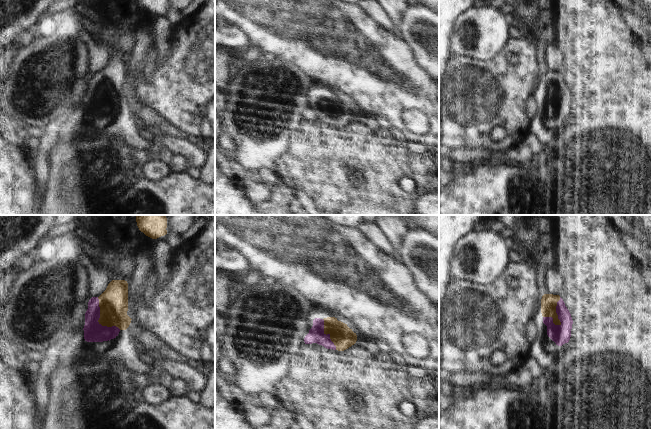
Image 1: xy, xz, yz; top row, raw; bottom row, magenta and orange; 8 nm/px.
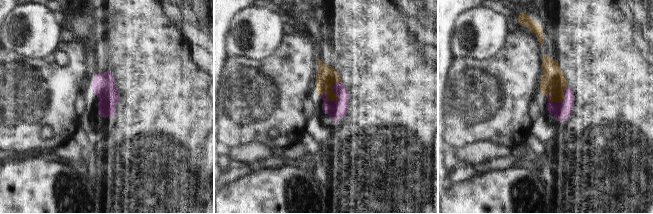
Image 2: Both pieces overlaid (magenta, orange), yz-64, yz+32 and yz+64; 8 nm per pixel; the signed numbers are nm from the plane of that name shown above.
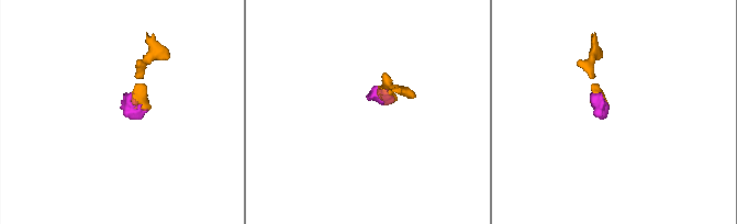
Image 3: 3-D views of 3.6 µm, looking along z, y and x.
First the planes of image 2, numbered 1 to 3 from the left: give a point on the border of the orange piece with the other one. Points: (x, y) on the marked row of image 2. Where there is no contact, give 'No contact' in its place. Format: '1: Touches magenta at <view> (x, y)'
1: No contact
2: Touches magenta at yz+32 (338, 99)
3: Touches magenta at yz+64 (564, 100)

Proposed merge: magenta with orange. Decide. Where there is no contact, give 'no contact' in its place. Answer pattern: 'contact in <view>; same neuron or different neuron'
contact in yz; same neuron

